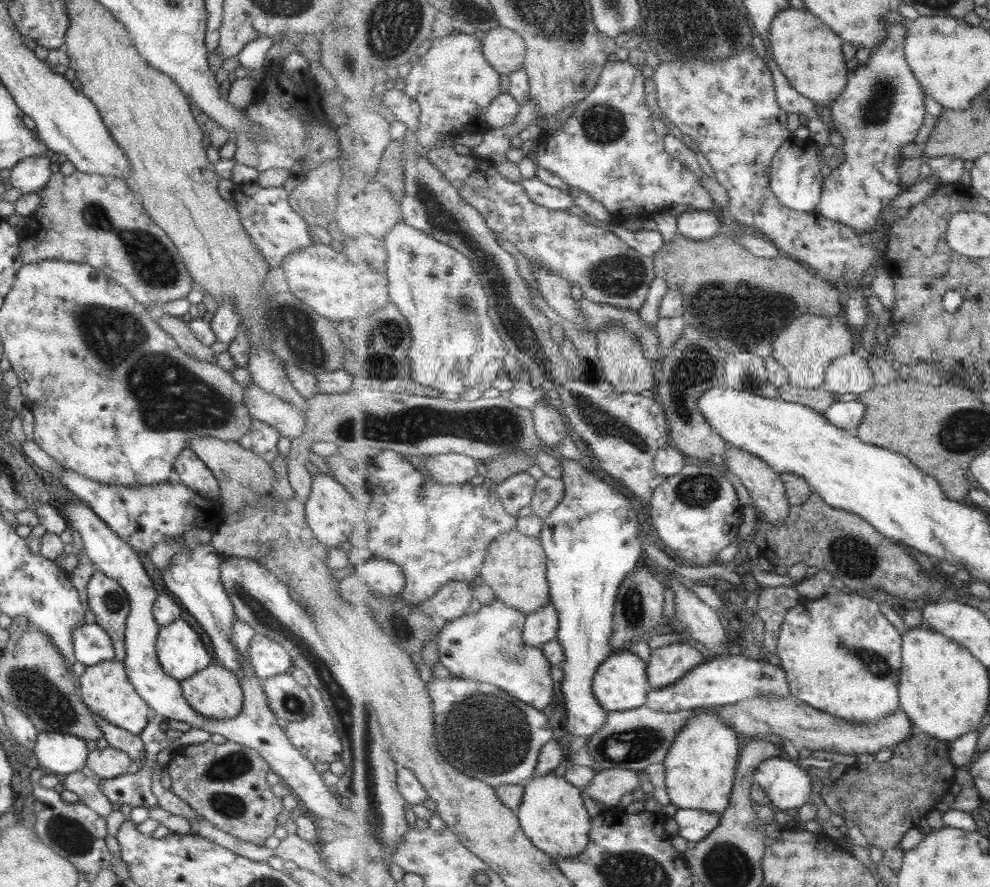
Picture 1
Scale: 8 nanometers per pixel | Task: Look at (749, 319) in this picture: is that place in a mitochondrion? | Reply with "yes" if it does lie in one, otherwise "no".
yes

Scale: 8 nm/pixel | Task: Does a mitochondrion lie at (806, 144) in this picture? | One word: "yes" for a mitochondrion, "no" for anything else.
no

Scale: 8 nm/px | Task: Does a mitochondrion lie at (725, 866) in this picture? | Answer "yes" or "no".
yes

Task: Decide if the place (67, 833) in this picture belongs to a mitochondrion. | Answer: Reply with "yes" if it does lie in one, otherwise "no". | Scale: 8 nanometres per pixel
yes

